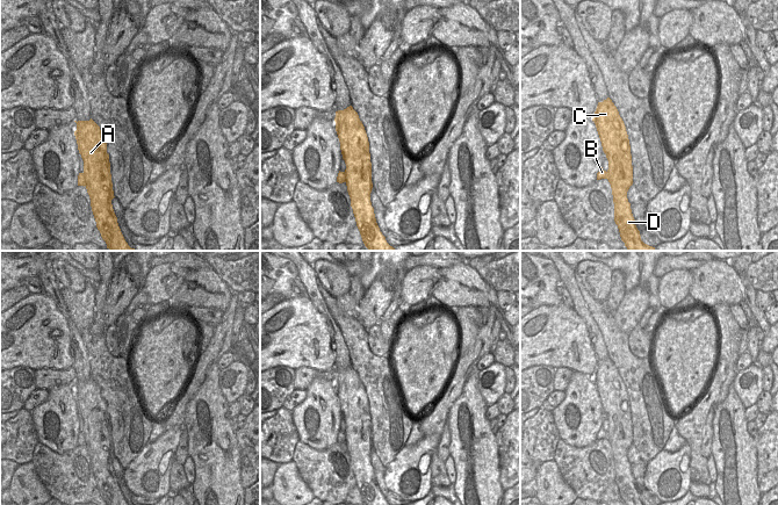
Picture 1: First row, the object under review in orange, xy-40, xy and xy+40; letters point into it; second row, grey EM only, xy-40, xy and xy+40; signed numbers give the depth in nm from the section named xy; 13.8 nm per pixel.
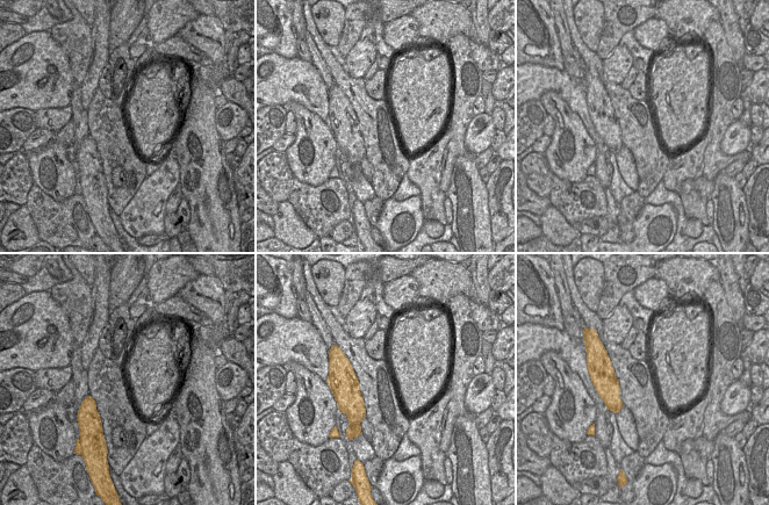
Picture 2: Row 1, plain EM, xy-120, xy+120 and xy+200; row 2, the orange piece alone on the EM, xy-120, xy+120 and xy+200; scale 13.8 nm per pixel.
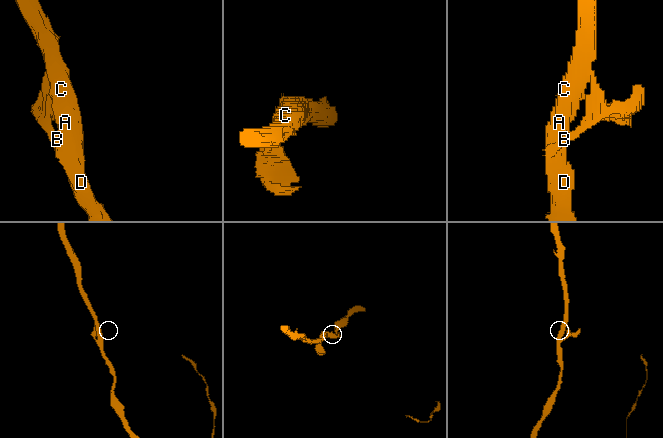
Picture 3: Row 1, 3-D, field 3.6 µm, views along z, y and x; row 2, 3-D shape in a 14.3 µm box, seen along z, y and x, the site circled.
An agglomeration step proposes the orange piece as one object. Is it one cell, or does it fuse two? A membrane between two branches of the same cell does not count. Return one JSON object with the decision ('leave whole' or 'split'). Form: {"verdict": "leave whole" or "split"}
{"verdict": "split"}

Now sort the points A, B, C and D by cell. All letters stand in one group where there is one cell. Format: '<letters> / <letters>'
A C D / B

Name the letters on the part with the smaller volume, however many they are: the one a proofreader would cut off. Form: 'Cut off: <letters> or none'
Cut off: B

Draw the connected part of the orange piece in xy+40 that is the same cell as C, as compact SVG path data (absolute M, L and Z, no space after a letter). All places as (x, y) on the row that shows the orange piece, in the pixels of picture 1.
M612 100L598 102L592 121L608 160L607 180L612 188L614 222L628 251L656 251L641 240L627 192L633 185L633 166L625 123Z

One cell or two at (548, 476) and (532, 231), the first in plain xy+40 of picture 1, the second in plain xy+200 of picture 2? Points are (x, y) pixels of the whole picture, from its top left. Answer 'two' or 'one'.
two

